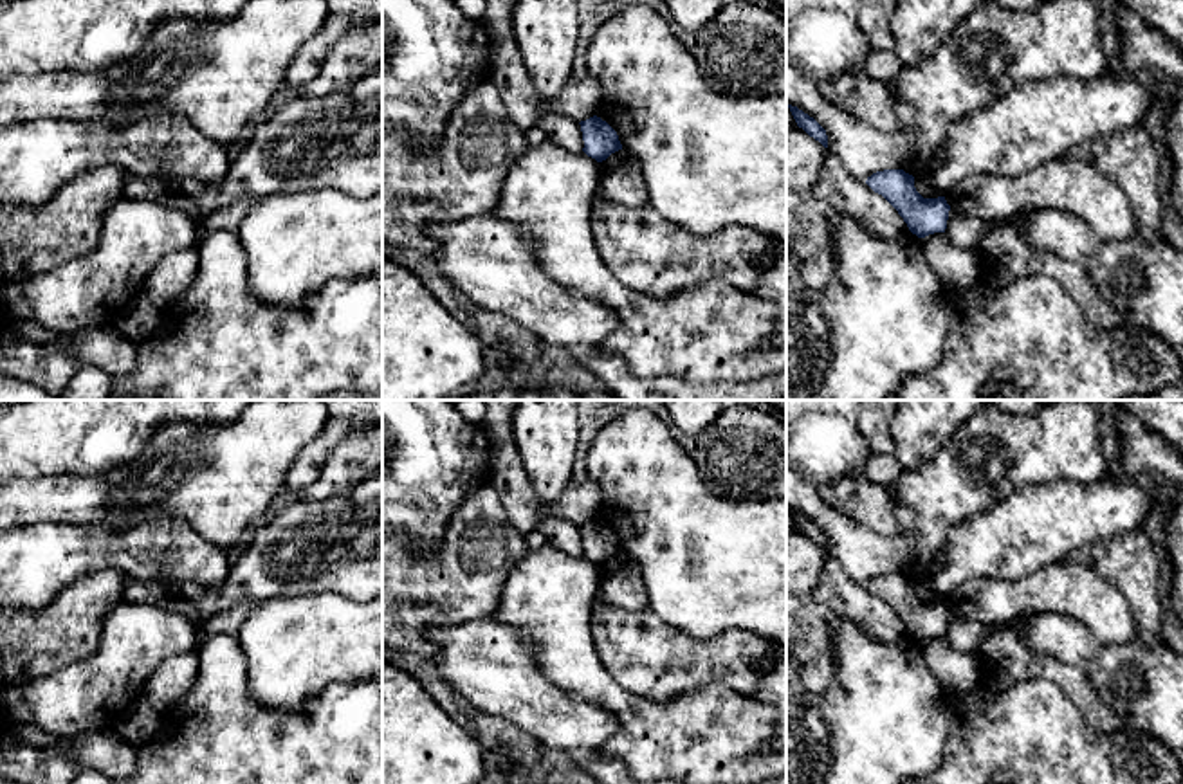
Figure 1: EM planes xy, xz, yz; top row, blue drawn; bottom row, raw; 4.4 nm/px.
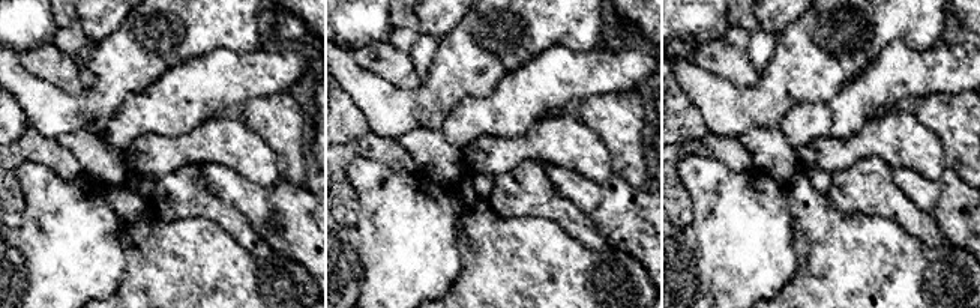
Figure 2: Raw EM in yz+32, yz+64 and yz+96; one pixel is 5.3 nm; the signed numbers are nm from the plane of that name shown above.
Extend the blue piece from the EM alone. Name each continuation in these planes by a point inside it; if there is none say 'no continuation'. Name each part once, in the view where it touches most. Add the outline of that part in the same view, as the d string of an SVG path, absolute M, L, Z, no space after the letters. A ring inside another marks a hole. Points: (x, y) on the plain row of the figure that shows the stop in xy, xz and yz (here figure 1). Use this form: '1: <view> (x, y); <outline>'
no continuation

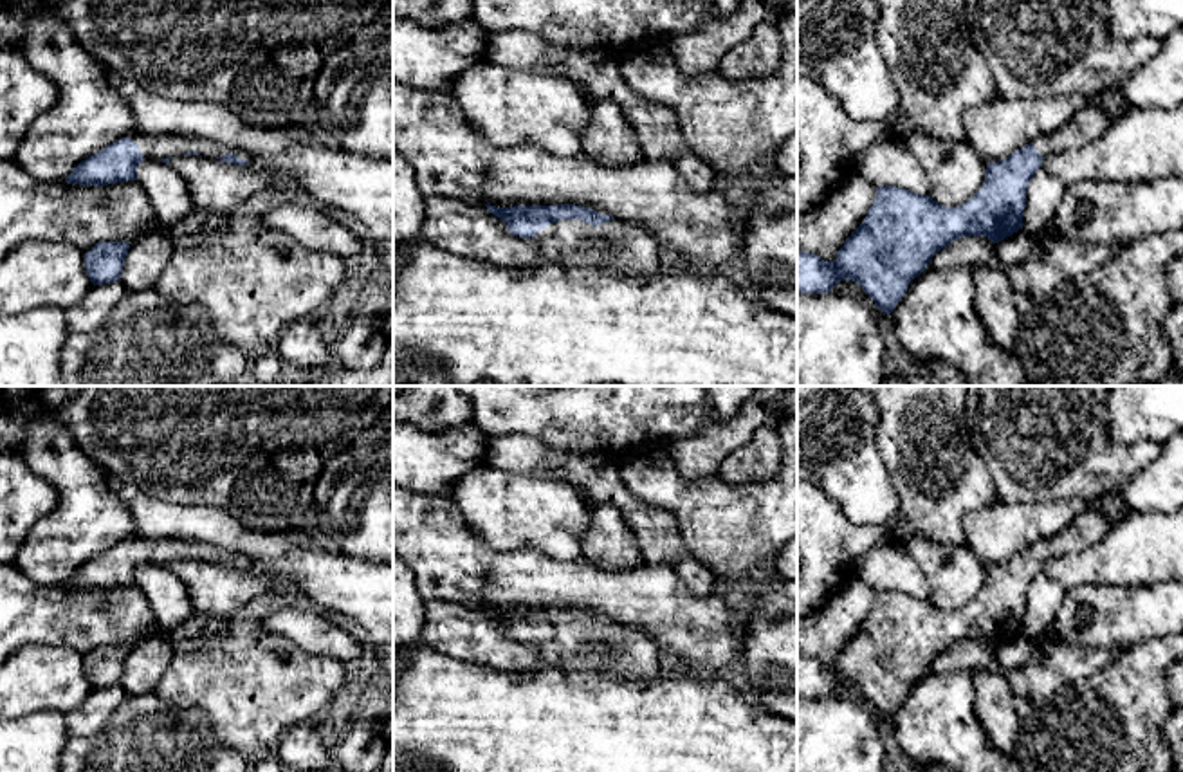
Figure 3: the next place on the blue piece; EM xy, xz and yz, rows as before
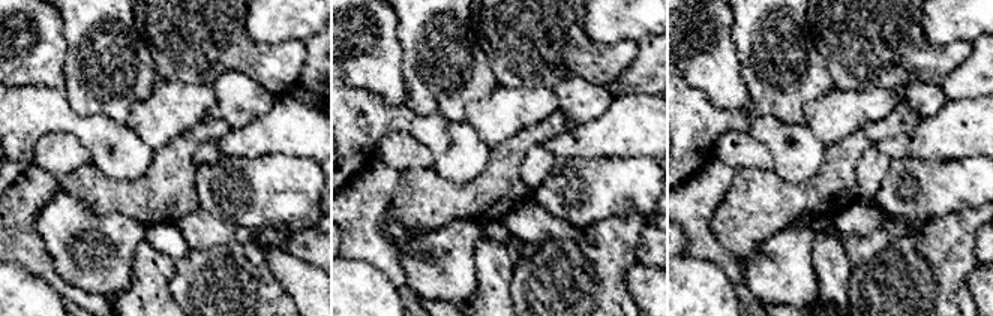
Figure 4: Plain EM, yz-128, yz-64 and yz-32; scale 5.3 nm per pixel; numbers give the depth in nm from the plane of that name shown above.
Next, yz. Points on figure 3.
1: yz (1088, 527); M1080 507L1066 530L1055 538L1037 541L1032 548L1042 561L1082 552L1105 538L1109 528L1111 525L1104 514L1091 507Z

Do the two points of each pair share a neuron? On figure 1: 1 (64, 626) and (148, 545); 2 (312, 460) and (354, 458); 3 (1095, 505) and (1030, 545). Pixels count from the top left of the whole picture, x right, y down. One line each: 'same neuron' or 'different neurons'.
1: different neurons
2: different neurons
3: same neuron

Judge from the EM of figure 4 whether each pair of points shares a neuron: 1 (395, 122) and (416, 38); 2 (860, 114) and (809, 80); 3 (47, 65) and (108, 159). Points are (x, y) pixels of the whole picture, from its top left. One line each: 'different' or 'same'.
1: different
2: different
3: different

